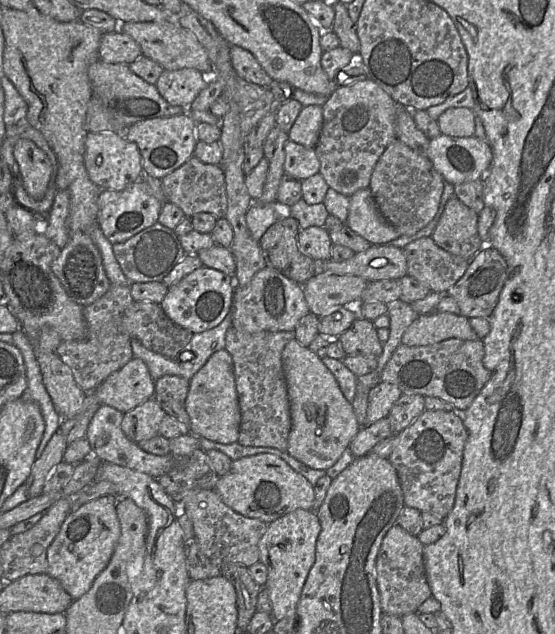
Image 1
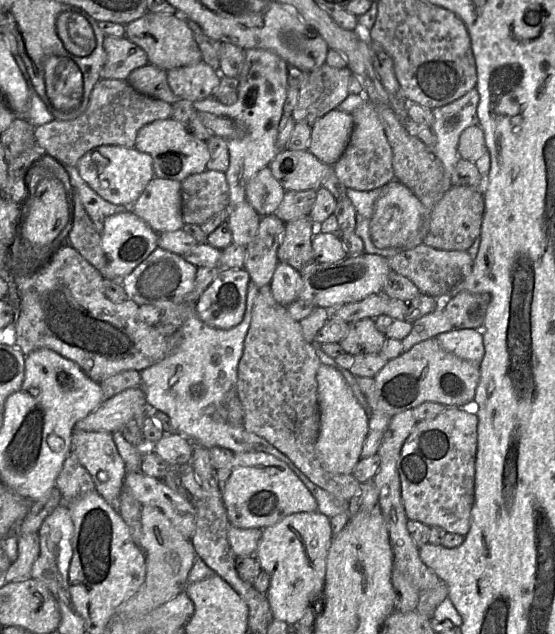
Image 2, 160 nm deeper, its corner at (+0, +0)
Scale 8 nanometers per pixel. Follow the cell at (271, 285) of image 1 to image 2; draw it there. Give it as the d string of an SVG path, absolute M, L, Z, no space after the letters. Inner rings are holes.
M279 262L269 288L275 301L287 307L298 298L303 285L300 271L288 264Z

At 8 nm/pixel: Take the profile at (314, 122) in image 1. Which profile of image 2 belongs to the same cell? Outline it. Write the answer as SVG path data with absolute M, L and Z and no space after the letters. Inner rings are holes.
M338 107L317 120L311 127L308 151L320 161L334 165L346 150L354 129L351 113Z

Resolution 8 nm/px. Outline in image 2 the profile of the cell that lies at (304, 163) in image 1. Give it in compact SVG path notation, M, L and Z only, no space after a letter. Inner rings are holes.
M283 148L270 163L270 169L285 191L317 190L330 170L309 151Z

